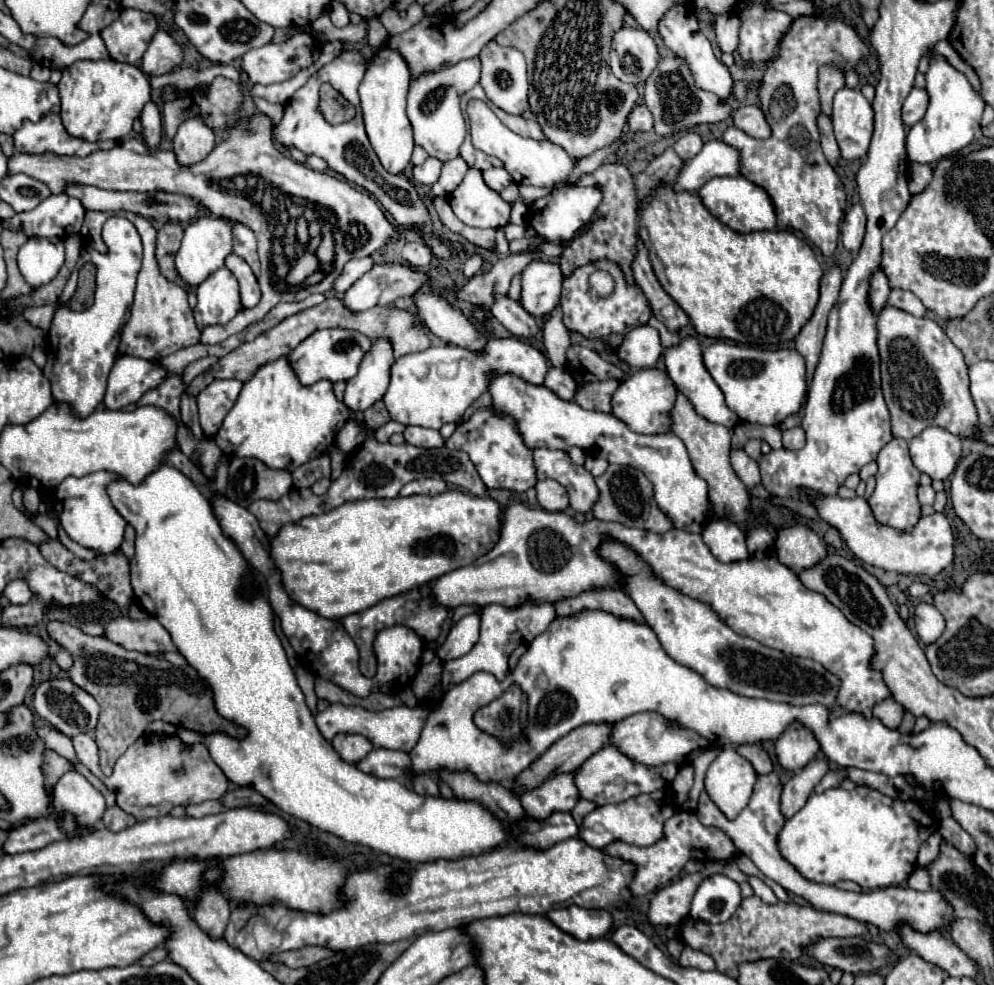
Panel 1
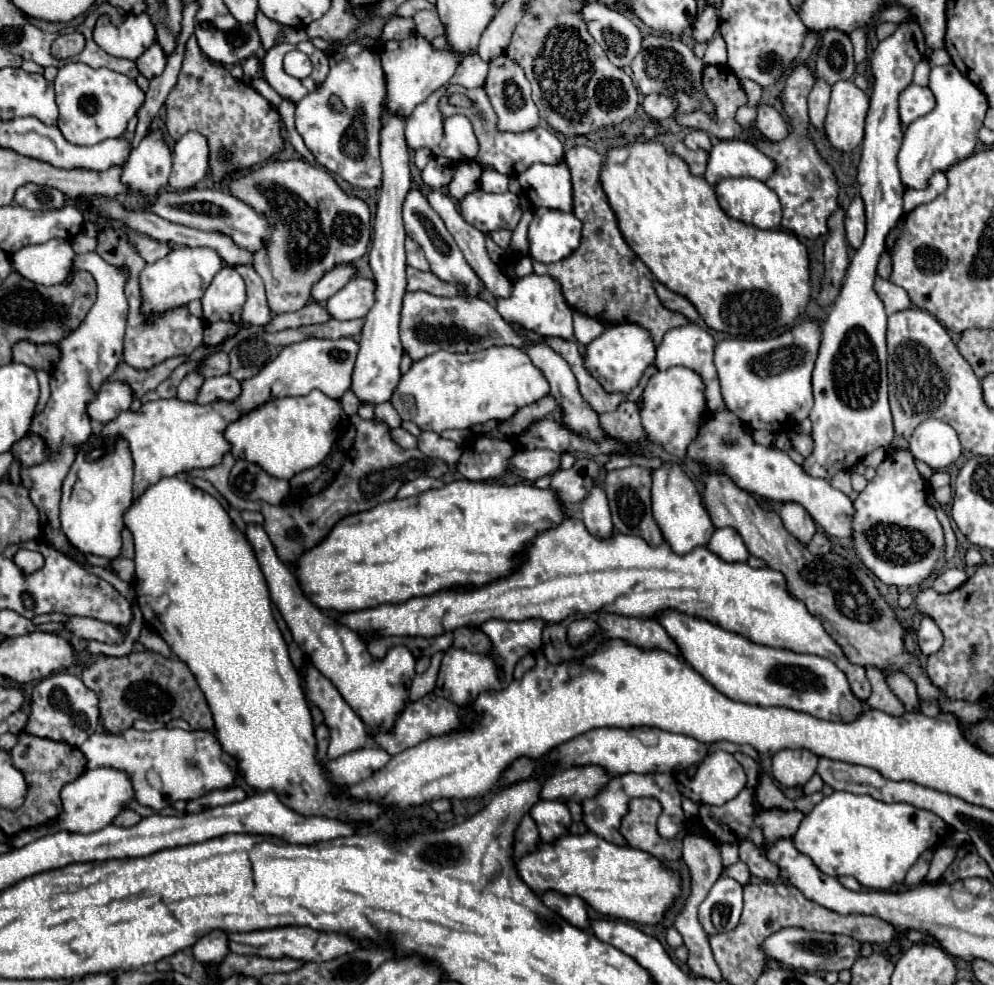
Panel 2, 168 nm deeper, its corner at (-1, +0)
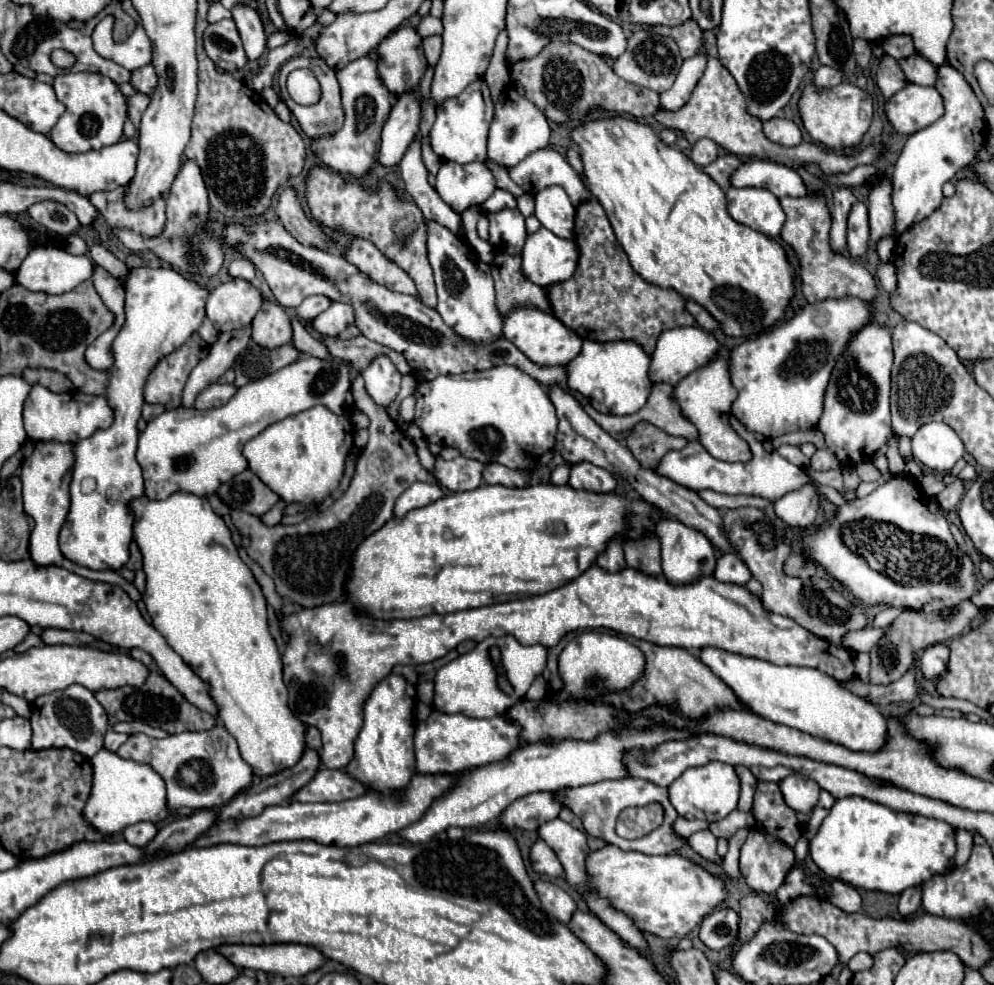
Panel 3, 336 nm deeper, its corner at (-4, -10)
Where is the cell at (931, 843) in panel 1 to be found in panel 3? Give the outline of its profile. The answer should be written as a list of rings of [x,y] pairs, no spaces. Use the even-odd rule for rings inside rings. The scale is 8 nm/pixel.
[[[909,887],[909,889],[905,889],[901,893],[901,899],[899,899],[899,913],[903,917],[913,915],[921,907],[921,895],[923,895],[921,887]]]

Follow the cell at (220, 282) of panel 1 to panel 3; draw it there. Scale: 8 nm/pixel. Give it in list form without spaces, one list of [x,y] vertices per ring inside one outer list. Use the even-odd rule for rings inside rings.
[[[231,279],[215,287],[207,299],[207,317],[219,333],[229,333],[251,323],[261,305],[257,287],[243,279]]]

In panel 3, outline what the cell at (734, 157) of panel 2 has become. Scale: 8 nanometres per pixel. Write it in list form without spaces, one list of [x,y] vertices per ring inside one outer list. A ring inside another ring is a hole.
[[[745,159],[731,175],[733,187],[763,187],[775,197],[803,197],[807,187],[795,169],[767,161],[767,159]]]

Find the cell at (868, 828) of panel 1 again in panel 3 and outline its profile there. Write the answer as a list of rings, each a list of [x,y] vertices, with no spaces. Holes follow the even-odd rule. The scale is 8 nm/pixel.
[[[845,797],[837,799],[829,815],[823,819],[817,835],[809,843],[809,857],[813,863],[831,879],[845,881],[859,889],[881,891],[881,893],[903,893],[907,887],[921,885],[929,881],[935,873],[945,873],[955,855],[955,829],[945,821],[895,813],[885,805],[867,801],[863,797]]]

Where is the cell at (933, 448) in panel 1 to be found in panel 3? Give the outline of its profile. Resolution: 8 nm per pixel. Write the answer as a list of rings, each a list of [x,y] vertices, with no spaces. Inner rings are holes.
[[[943,423],[923,425],[911,441],[913,459],[937,473],[949,473],[965,453],[957,433]]]

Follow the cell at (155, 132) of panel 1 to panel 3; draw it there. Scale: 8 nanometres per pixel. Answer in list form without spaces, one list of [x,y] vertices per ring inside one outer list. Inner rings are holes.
[[[121,185],[113,191],[93,193],[89,199],[111,229],[131,229],[141,235],[157,237],[165,225],[165,195],[159,195],[139,209],[129,209],[125,205],[127,191],[129,185]]]

